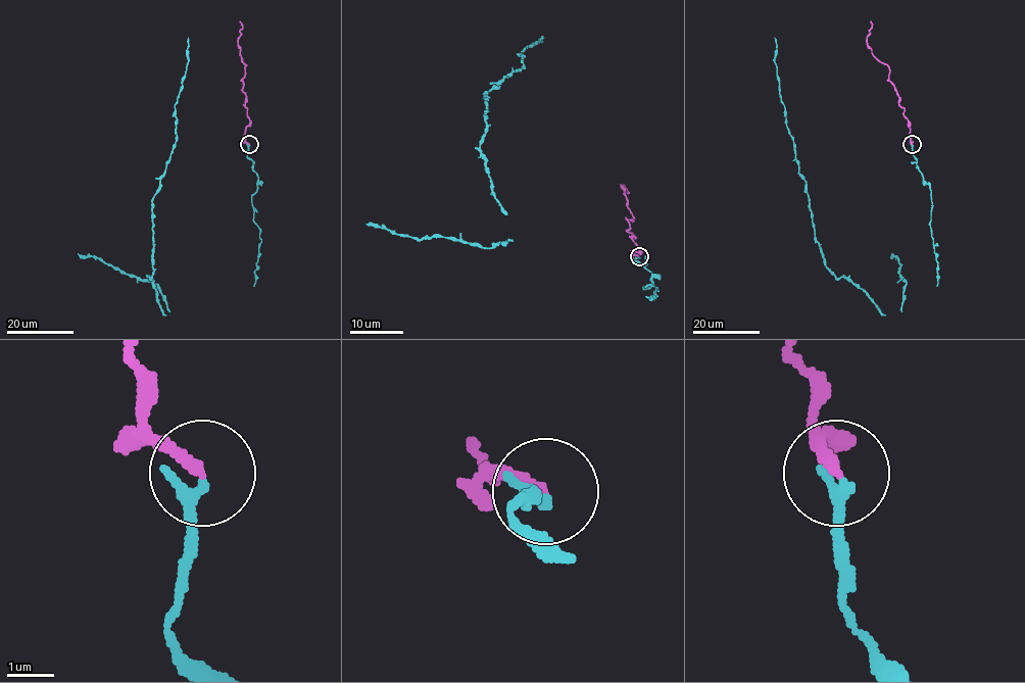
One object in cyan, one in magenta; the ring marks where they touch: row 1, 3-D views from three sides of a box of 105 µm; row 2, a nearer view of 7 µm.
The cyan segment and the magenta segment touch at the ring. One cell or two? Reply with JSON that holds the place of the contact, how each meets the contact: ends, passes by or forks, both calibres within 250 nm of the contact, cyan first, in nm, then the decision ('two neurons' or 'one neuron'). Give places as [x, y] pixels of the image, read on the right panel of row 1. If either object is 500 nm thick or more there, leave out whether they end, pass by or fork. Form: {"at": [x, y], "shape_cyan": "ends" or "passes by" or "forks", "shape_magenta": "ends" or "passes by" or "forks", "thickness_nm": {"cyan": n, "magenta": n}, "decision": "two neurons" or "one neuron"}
{"at": [912, 144], "shape_cyan": "passes by", "shape_magenta": "ends", "thickness_nm": {"cyan": 190, "magenta": 240}, "decision": "two neurons"}

